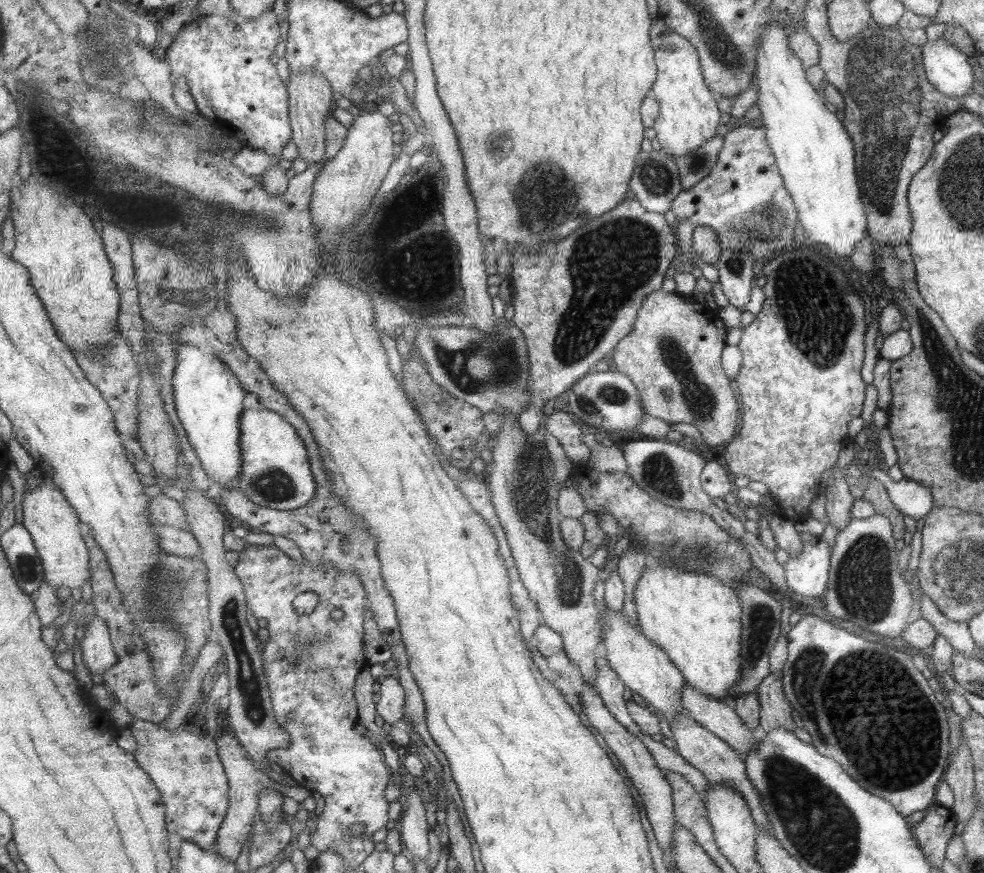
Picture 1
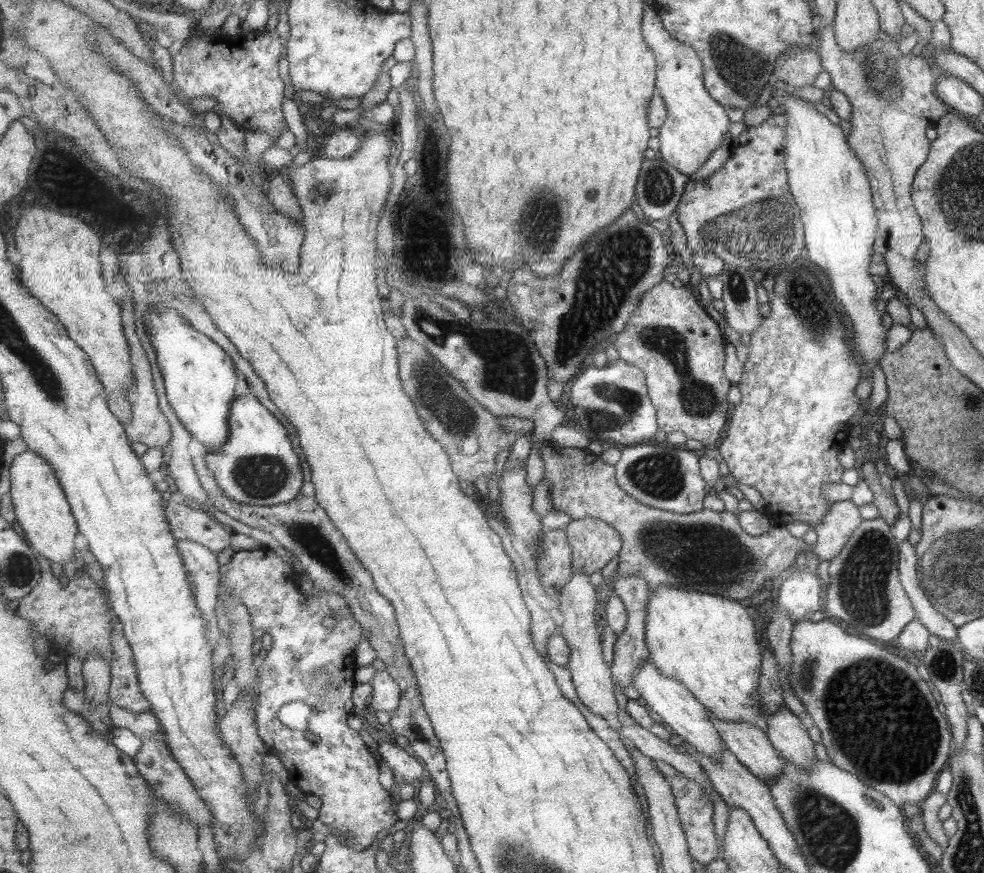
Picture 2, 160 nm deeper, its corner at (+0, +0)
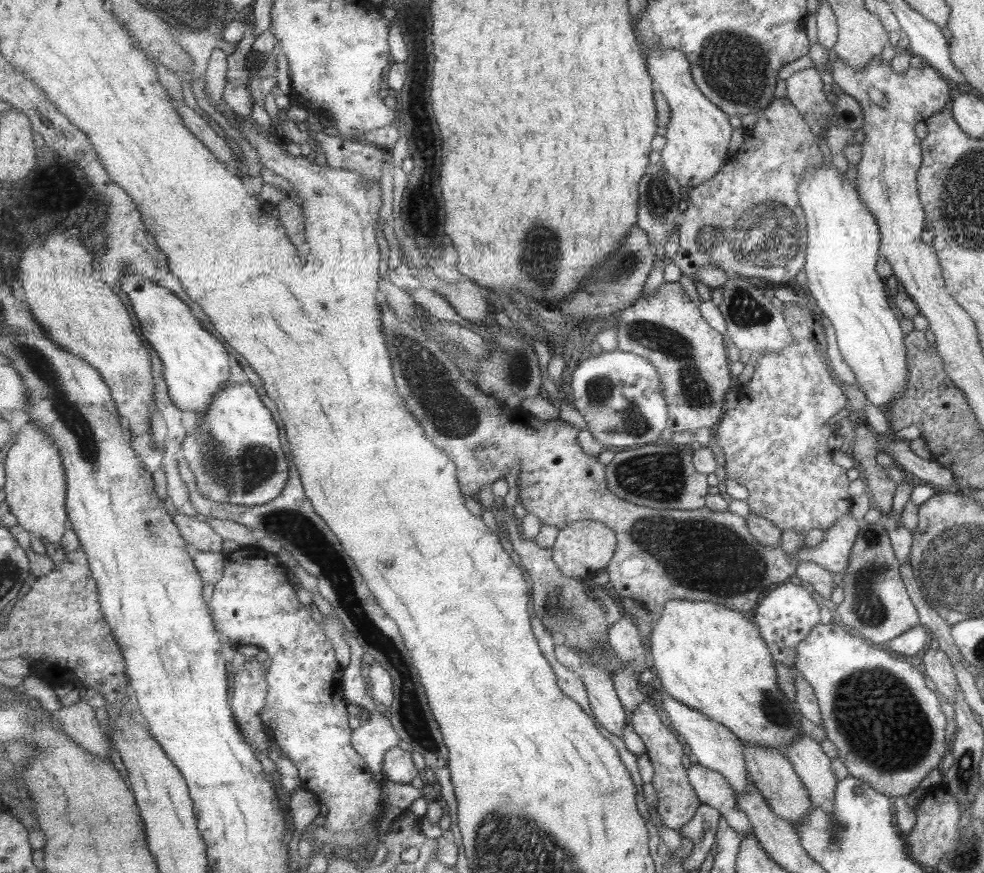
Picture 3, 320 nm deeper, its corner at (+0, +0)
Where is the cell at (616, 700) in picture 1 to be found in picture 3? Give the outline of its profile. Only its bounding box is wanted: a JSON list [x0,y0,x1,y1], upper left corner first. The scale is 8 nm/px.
[688,761,754,836]

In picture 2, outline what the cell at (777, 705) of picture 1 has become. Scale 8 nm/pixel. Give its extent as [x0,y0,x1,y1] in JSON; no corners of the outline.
[765,706,816,770]

